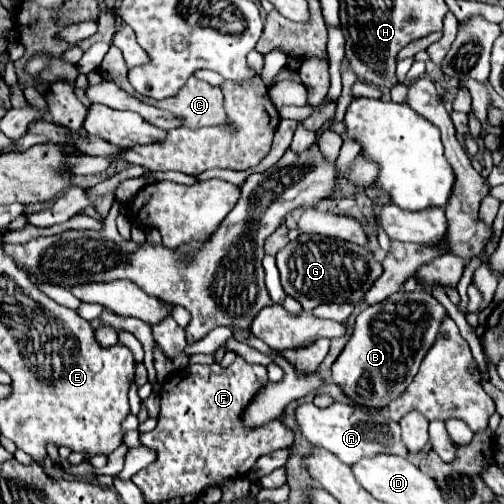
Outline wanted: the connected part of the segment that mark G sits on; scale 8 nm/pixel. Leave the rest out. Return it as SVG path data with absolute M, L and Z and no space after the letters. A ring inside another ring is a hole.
M300 234L296 240L288 242L276 254L276 266L284 292L298 300L304 310L314 310L316 306L328 302L356 304L370 290L374 280L382 276L382 264L368 248L314 234Z

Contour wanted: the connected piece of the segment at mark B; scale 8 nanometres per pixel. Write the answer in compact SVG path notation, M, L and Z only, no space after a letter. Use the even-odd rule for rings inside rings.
M424 290L412 294L396 292L388 300L368 306L358 314L350 342L332 364L332 380L354 404L386 408L414 380L424 354L438 334L444 314L444 306Z

